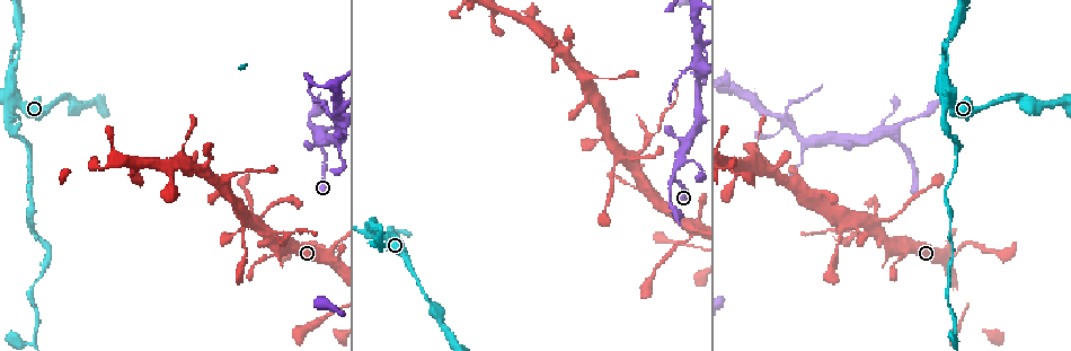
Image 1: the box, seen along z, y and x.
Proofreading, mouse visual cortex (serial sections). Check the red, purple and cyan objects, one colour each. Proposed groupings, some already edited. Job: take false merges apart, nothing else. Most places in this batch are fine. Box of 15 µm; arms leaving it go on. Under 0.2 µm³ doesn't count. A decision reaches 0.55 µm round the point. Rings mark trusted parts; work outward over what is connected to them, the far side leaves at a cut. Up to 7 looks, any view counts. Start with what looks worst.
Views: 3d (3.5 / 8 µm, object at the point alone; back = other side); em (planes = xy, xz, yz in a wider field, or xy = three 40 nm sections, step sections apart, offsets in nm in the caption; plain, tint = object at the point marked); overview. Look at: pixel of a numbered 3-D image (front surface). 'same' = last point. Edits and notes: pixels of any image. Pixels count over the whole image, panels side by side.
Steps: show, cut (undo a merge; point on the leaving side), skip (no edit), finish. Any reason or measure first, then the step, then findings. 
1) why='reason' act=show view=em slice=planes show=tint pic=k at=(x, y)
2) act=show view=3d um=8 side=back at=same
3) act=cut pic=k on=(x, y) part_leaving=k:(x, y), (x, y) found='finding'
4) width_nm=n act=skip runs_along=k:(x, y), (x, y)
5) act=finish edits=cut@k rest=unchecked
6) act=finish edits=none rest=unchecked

why='abrupt turn' act=show view=3d um=8 pic=1 at=(893, 136)

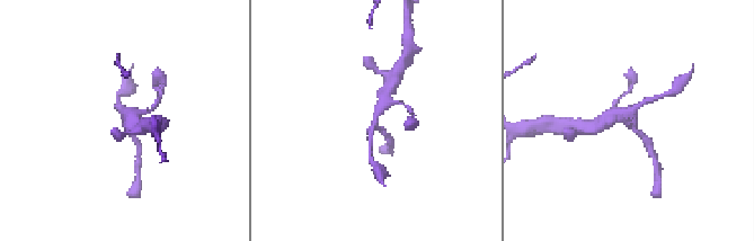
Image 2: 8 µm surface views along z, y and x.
why='zoom in' act=show view=3d um=3.5 pic=2 at=(627, 124)

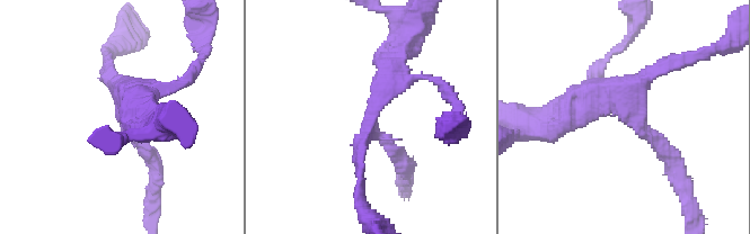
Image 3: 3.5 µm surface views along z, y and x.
act=show view=em slice=xy step=3 show=tint pic=3 at=(629, 118)

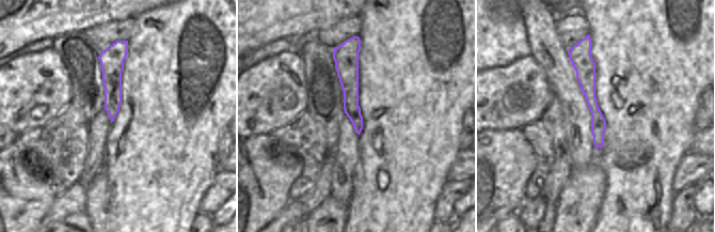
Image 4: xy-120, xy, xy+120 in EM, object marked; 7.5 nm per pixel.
act=skip runs_along=4:(585, 50), (585, 73), (600, 144) found='one cell here'

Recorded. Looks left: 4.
why='sharp bend' act=show view=3d um=3.5 pic=1 at=(335, 141)

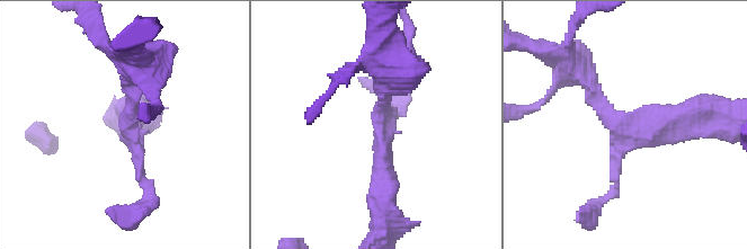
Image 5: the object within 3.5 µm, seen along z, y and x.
act=show view=em slice=xy step=5 show=tint pic=5 at=(126, 129)

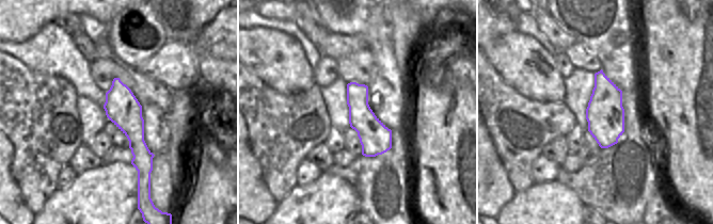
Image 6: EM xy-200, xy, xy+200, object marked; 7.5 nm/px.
act=skip runs_along=6:(116, 80), (141, 153), (140, 175) found='one cell here'

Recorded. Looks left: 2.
why='four arms meet' act=show view=3d um=3.5 pic=1 at=(945, 257)

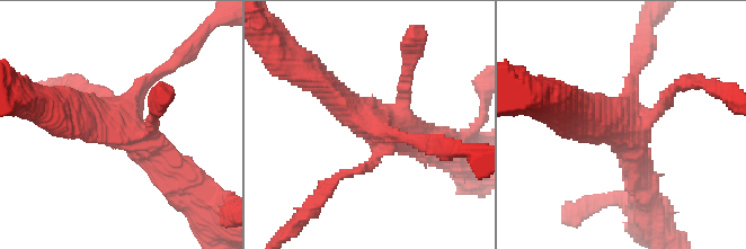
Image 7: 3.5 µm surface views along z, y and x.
act=show view=em slice=xy step=2 show=tint pic=7 at=(624, 128)

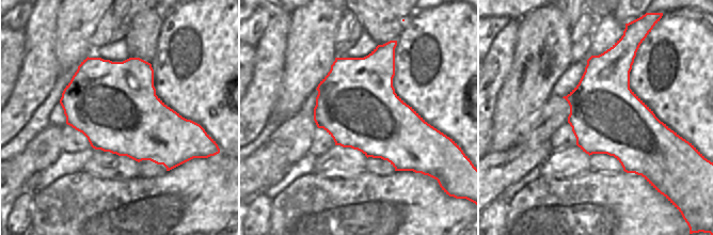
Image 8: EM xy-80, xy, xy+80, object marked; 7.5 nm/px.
act=skip runs_along=7:(320, 83), (379, 130), (375, 159), (345, 174) found='all the same cell'

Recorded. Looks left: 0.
act=finish edits=none rest=unchecked

